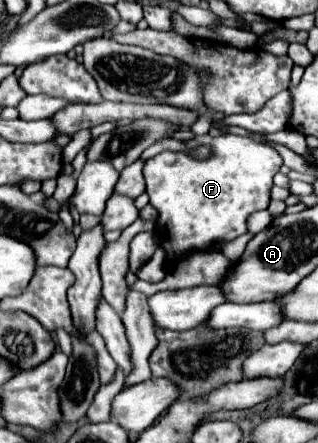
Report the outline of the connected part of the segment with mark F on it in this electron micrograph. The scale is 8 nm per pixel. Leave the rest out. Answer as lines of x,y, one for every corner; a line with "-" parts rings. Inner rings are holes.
195,136
193,140
185,142
187,148
195,150
199,146
209,146
211,154
205,160
197,160
189,152
161,152
155,158
145,162
143,174
147,182
147,194
151,198
151,204
159,210
159,218
155,222
155,234
161,242
159,246
165,250
167,260
179,260
189,252
215,252
219,244
235,240
237,236
247,232
247,218
253,212
267,210
271,202
271,186
273,176
283,166
283,160
279,152
263,142
257,142
253,138
241,138
241,136

